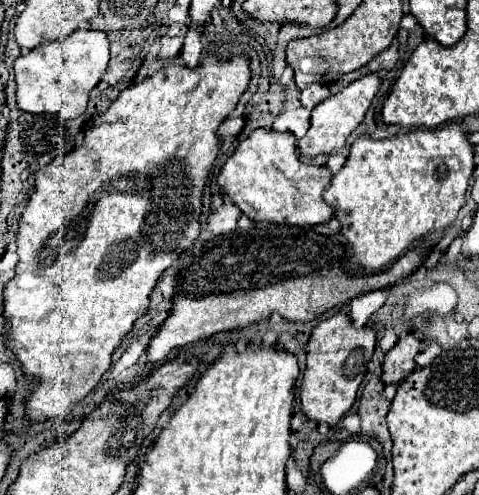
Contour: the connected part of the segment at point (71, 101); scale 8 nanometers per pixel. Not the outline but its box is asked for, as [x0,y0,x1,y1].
[15,28,109,118]

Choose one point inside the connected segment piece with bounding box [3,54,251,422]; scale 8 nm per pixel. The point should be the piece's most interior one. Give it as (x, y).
(104, 221)

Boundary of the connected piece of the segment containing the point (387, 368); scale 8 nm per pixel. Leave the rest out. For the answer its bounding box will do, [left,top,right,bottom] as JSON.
[383,332,421,384]

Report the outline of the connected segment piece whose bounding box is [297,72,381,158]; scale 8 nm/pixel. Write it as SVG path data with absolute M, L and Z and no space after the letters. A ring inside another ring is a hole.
M371 72L355 82L351 82L349 86L345 86L341 92L329 96L327 100L323 100L321 104L317 104L311 112L311 126L307 130L307 134L297 142L299 152L307 158L315 158L317 154L331 154L335 150L341 150L349 138L349 134L363 122L367 108L371 106L377 90L379 90L381 78L379 74Z

